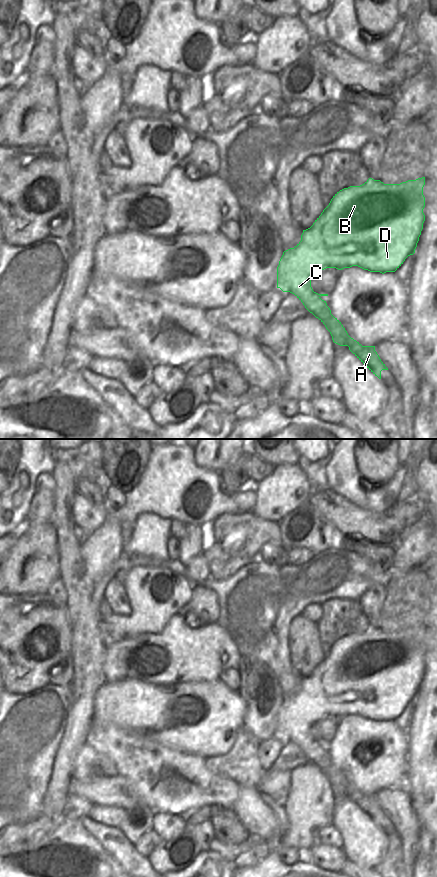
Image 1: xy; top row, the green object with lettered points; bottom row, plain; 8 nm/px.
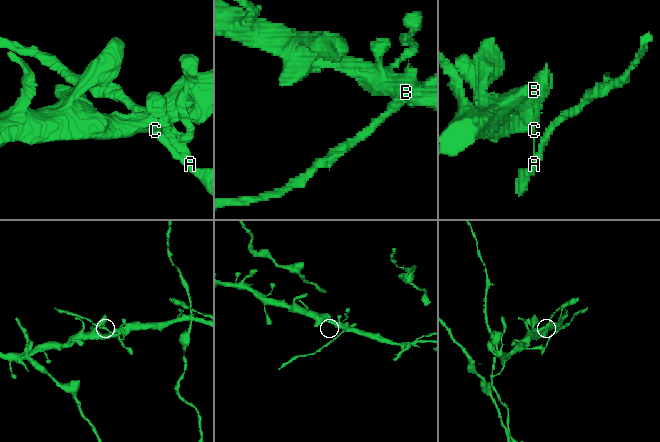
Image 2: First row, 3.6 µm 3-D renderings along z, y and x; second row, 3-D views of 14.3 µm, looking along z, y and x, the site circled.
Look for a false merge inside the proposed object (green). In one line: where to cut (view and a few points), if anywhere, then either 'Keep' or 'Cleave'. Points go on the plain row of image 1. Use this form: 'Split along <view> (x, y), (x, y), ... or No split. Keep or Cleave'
Split along xy (349, 784), (346, 793). Cleave.

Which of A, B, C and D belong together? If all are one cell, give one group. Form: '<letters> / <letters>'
A / B C D

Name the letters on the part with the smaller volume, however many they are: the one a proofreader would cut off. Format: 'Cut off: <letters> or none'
Cut off: A.

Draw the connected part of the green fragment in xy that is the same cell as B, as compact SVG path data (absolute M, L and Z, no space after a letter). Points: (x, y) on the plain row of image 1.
M425 625L418 626L416 628L408 628L400 632L384 632L380 628L374 628L372 626L369 626L364 632L360 634L350 634L348 636L344 636L333 644L329 653L323 658L323 660L315 668L313 673L310 676L303 678L303 681L301 683L301 689L294 696L290 696L283 700L283 703L277 715L277 736L280 736L283 740L290 740L294 742L303 751L305 756L325 773L326 777L330 780L334 791L340 794L347 794L347 789L350 784L348 783L341 770L331 762L331 758L327 754L326 749L320 746L321 744L328 744L328 742L318 742L314 740L311 735L311 727L318 720L326 716L336 716L338 718L342 718L344 716L358 714L364 718L368 718L370 720L380 720L382 722L386 720L395 720L403 712L403 710L408 704L413 703L415 701L415 697L417 695L417 691L421 683L423 671L425 669L425 663L423 661L423 657L425 655L425 645L423 643L424 633Z

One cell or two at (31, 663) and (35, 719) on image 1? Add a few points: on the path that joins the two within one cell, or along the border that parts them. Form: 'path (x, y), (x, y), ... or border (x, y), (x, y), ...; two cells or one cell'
border (48, 683), (25, 693), (10, 693); two cells

